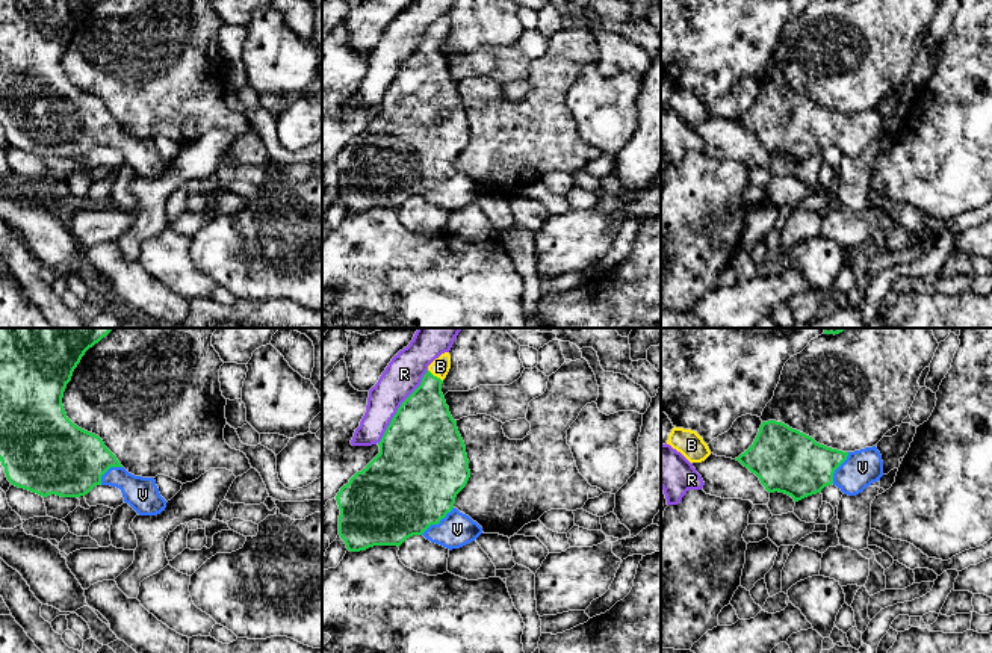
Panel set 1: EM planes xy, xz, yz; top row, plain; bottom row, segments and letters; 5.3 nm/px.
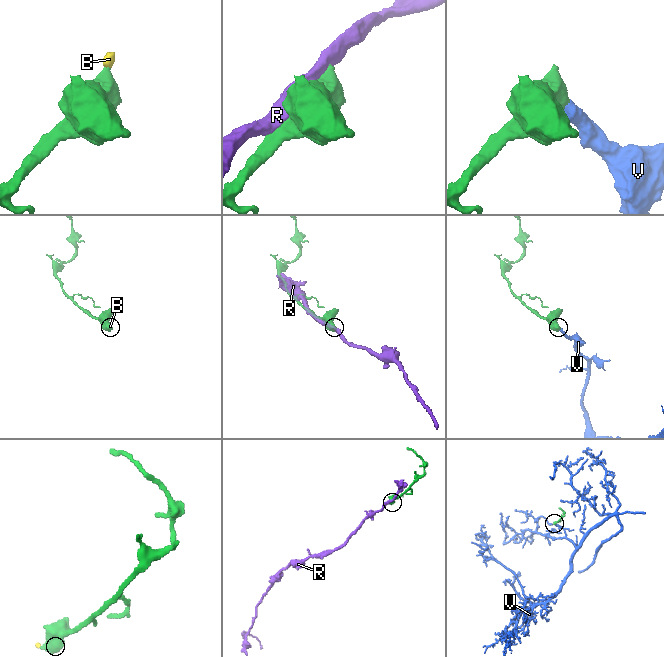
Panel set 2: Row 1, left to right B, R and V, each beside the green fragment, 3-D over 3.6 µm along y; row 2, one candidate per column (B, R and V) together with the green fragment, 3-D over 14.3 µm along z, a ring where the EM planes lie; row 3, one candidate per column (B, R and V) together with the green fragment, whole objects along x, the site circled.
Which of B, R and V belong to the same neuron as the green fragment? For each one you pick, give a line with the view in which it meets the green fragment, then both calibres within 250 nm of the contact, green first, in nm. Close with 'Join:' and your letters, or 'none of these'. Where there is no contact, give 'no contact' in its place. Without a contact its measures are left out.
B: contact in xz; calibres 300 and 100 nm
V: contact in xz; calibres 480 and 190 nm
Join: B, V

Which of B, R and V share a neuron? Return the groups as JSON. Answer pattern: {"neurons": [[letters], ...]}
{"neurons": [["B", "V"], ["R"]]}

